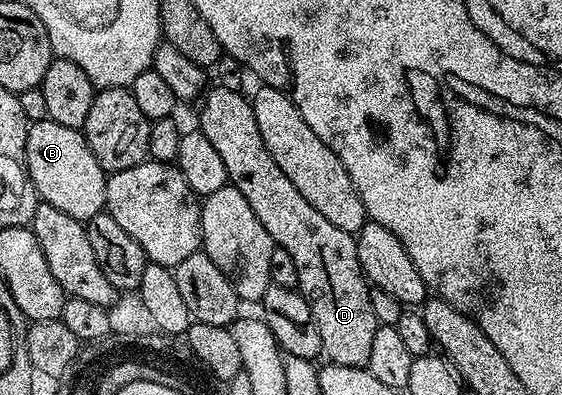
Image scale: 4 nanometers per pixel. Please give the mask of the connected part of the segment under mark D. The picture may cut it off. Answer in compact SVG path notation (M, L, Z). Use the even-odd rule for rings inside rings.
M212 86L202 96L203 108L199 111L198 130L202 131L205 137L209 137L213 149L217 149L221 162L225 165L230 186L241 189L245 193L245 201L257 213L257 221L265 225L265 233L275 242L277 247L285 249L293 262L297 264L297 288L299 294L305 297L309 309L313 309L313 321L317 321L317 330L321 333L321 345L323 355L337 365L349 365L350 367L366 367L369 361L369 353L373 349L373 333L381 324L373 313L371 304L372 288L369 286L366 277L363 276L361 265L357 261L357 245L355 235L345 229L337 229L333 221L325 221L297 188L293 181L281 173L277 161L269 157L269 149L265 149L265 141L261 141L261 133L257 130L257 117L253 117L251 100L243 91L234 91L224 87Z

